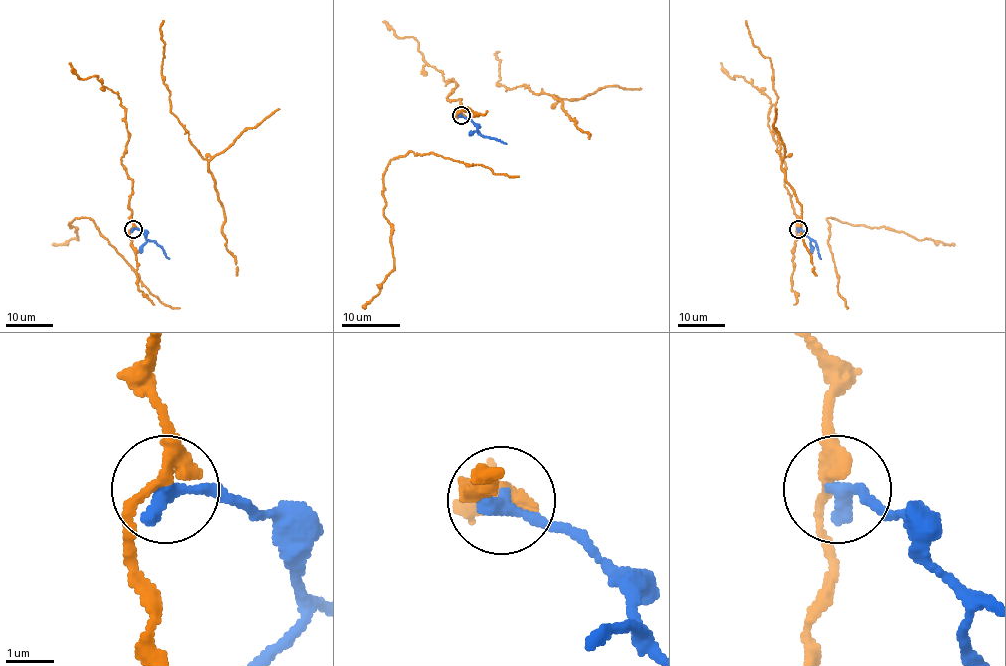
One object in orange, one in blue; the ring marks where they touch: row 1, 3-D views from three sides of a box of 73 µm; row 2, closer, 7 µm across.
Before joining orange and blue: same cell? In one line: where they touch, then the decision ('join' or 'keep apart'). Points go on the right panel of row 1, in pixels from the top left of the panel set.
place (798, 229); keep apart

